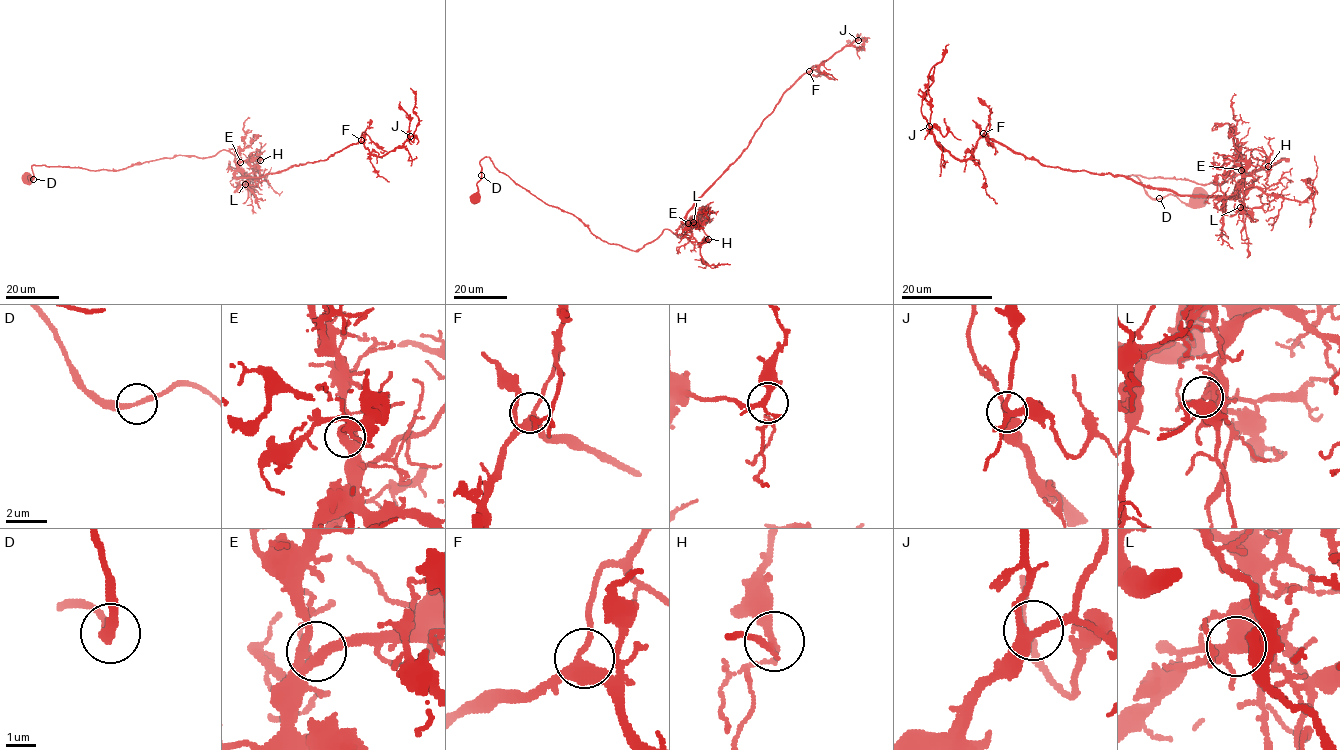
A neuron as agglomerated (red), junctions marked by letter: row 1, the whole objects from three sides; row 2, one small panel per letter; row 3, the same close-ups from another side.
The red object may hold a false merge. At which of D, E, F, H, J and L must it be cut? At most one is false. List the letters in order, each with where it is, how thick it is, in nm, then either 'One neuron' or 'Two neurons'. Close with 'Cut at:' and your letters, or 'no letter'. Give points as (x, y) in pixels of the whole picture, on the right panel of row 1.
D: Place: (1159, 198). Thickness 240 nm. One neuron
E: Place: (1241, 170). Thickness 280 nm. One neuron
F: Place: (983, 133). Thickness 380 nm. One neuron
H: Place: (1268, 166). Thickness 240 nm. One neuron
J: Place: (929, 126). Thickness 280 nm. One neuron
L: Place: (1240, 207). Thickness 360 nm. One neuron
Cut at: no letter

